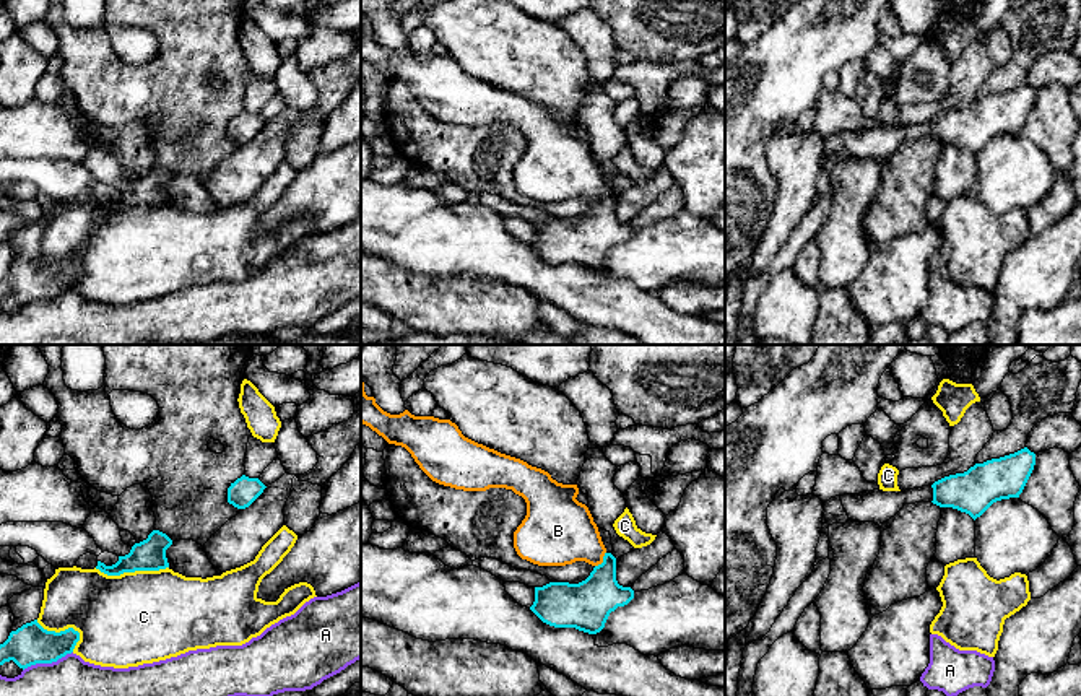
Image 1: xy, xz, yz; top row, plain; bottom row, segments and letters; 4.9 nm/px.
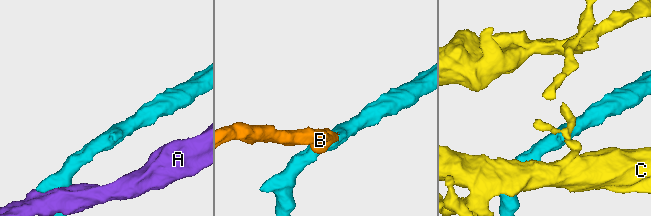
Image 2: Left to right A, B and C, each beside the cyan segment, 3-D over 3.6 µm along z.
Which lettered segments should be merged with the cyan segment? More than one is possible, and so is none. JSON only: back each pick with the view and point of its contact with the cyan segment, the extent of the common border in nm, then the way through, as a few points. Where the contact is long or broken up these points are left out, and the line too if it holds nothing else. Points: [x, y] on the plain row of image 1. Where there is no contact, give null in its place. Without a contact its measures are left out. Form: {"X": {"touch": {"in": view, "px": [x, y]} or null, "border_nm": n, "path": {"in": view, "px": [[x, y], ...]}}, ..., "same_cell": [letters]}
{"B": {"touch": {"in": "xz", "px": [603, 195]}, "border_nm": 90, "path": {"in": "xz", "px": [[586, 241], [600, 226], [603, 195], [576, 173], [561, 168]]}}, "same_cell": ["B"]}

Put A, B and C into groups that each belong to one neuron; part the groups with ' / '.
A / B / C

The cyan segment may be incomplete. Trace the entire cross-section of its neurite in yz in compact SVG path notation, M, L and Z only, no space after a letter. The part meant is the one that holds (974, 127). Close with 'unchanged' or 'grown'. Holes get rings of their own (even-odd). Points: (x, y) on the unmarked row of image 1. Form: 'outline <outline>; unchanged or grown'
outline M1027 83L983 99L964 109L944 112L931 120L933 140L969 150L974 156L993 138L1019 133L1035 101Z; unchanged

